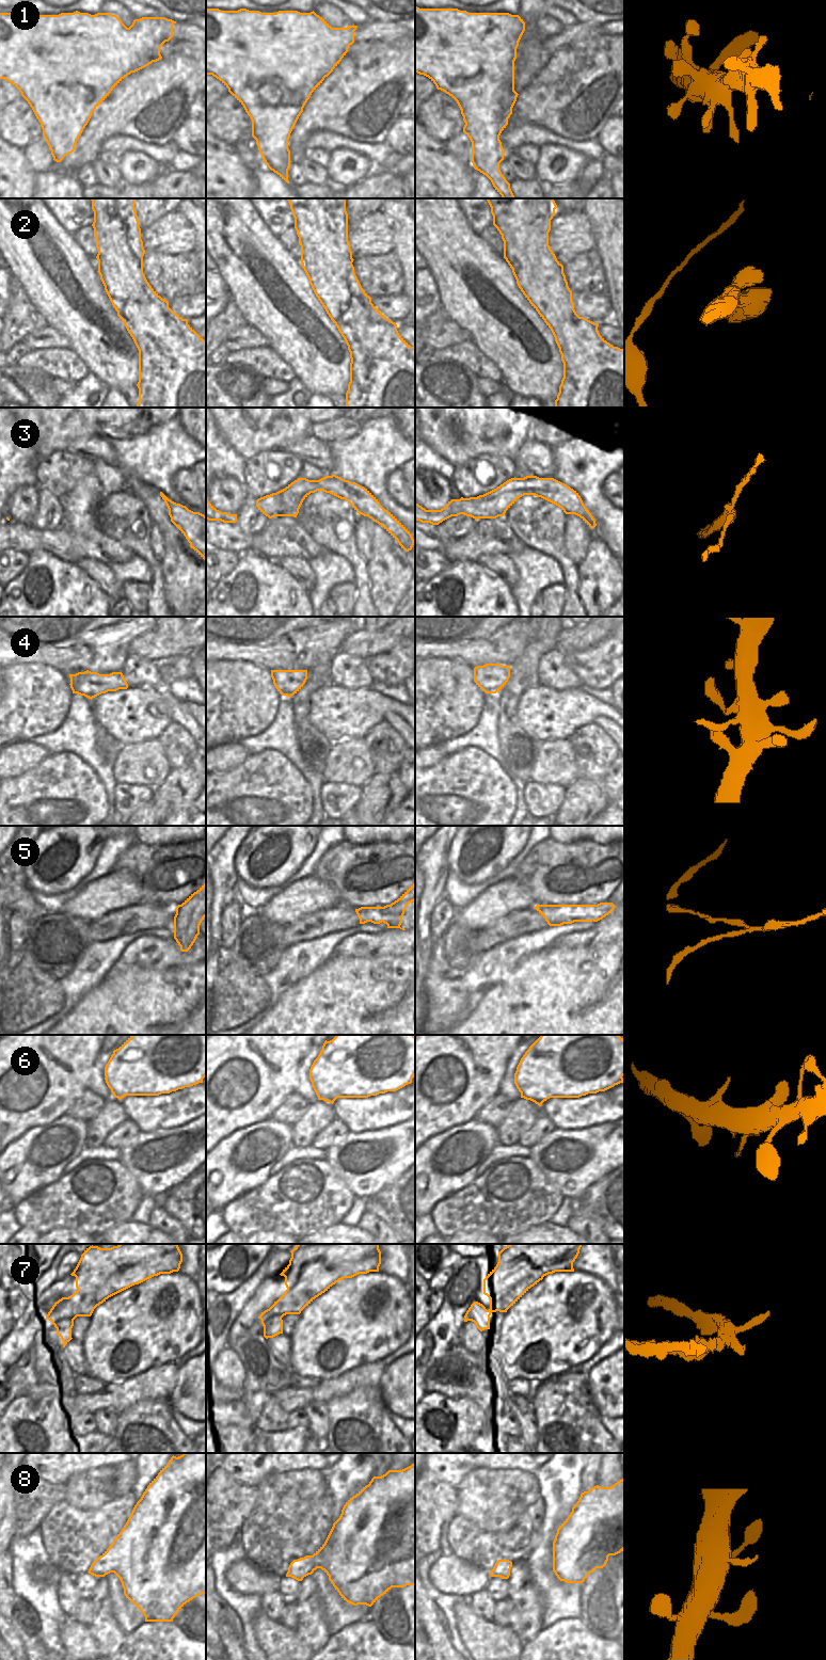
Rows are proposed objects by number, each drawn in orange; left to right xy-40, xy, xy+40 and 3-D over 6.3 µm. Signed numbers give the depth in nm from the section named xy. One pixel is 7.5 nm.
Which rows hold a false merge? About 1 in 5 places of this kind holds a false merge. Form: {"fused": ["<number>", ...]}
{"fused": ["5", "6", "7"]}

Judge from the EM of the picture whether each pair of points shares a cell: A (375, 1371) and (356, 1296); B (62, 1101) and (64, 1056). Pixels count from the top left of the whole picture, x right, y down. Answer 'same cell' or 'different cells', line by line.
A: different cells
B: same cell

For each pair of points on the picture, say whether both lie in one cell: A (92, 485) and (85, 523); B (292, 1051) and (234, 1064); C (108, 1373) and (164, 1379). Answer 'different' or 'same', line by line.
A: same
B: same
C: different

